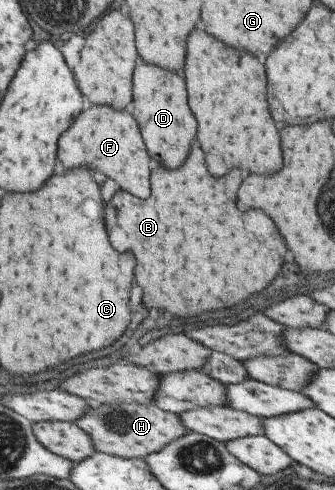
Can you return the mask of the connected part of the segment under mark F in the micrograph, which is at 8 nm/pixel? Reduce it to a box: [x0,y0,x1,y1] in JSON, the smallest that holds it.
[57,107,151,199]

